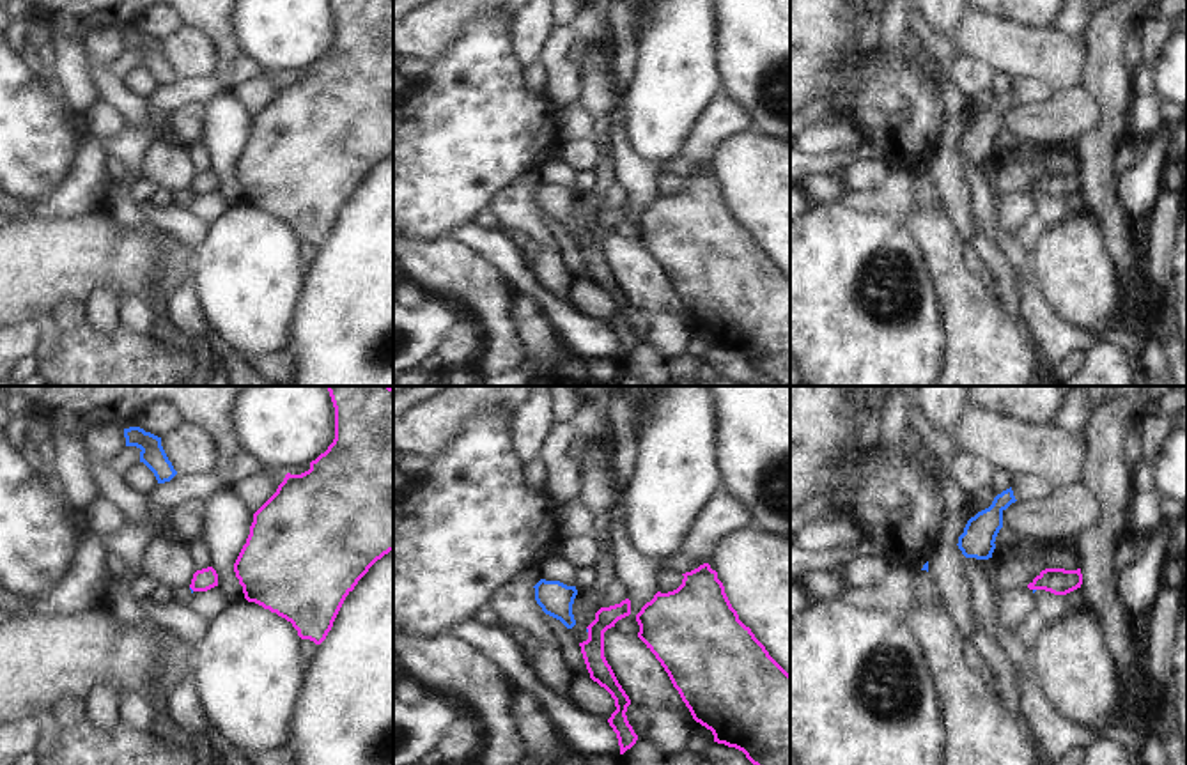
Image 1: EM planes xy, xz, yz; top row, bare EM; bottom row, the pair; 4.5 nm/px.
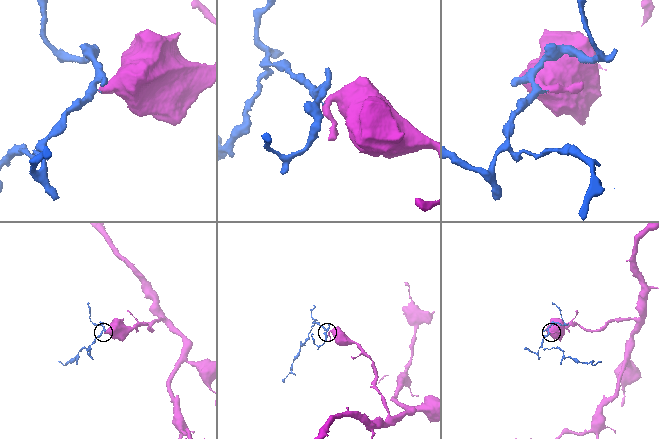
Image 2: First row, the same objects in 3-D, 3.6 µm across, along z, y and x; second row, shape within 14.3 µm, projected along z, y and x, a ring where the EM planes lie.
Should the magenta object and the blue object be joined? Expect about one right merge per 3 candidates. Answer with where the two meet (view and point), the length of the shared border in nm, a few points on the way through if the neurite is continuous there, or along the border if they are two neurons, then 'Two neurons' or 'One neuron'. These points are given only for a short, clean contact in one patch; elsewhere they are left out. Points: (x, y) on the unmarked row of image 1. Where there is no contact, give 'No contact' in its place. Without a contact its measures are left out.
Touches magenta at xy (192, 192). Shared border 30 nm. Boundary: xy (190, 190), (193, 193). Two neurons

